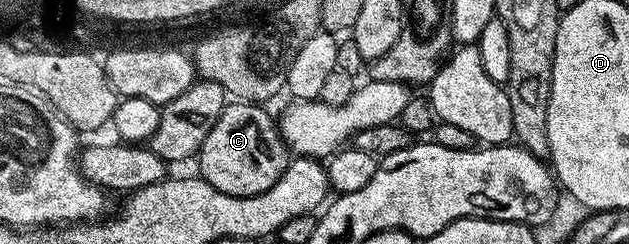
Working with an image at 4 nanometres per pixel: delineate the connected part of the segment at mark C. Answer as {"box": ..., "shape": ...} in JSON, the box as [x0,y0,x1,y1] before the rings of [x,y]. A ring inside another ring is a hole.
{"box":[197,101,289,197],"shape":[[[231,101],[224,106],[221,117],[209,129],[209,137],[201,145],[197,162],[198,174],[213,189],[233,197],[253,197],[265,193],[285,173],[289,162],[289,148],[279,134],[274,118],[255,115],[261,109],[258,102]]]}

